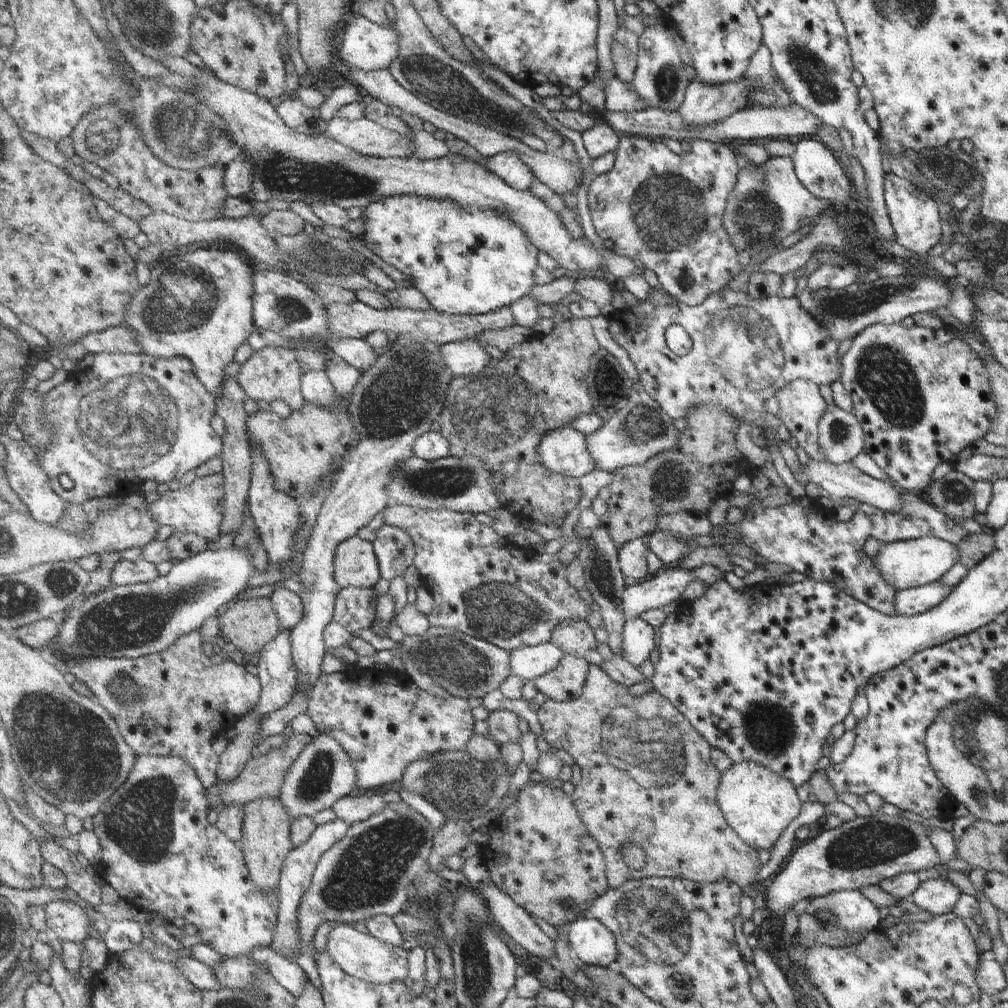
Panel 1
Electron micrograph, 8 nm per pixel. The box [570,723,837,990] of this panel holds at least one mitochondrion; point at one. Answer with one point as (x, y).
(652, 919)

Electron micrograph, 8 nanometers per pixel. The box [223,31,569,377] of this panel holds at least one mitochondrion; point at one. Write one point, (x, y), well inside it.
(439, 81)

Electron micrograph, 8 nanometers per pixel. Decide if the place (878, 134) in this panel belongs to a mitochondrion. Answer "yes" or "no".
no

